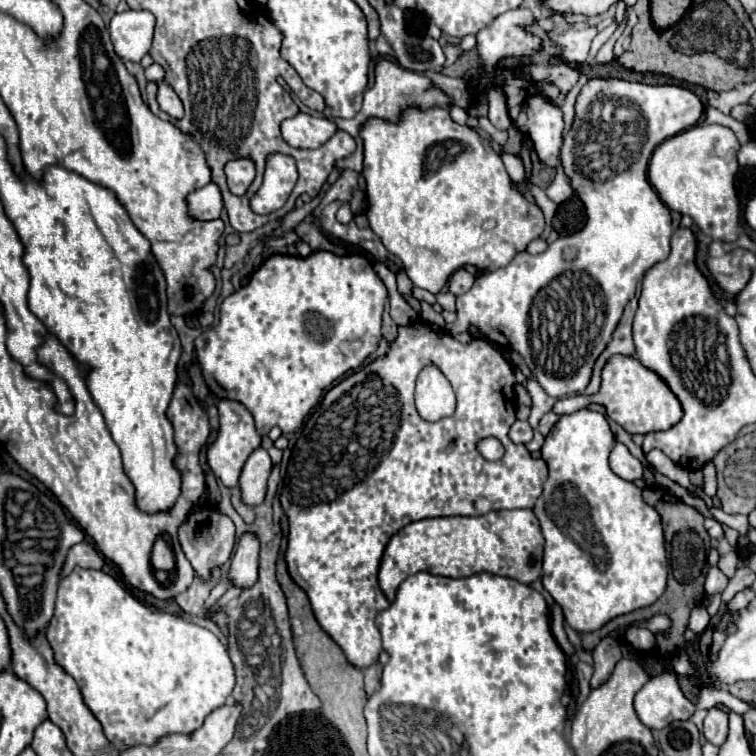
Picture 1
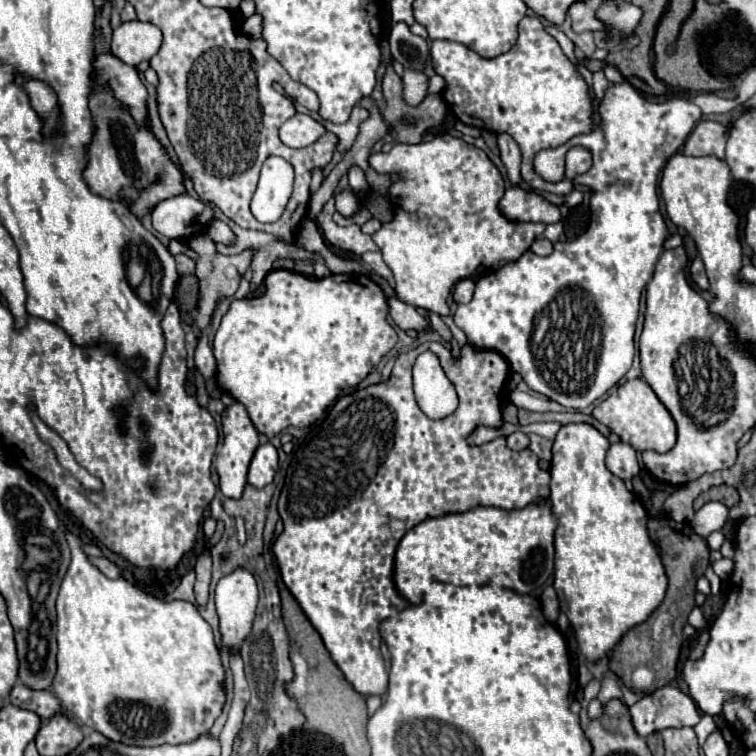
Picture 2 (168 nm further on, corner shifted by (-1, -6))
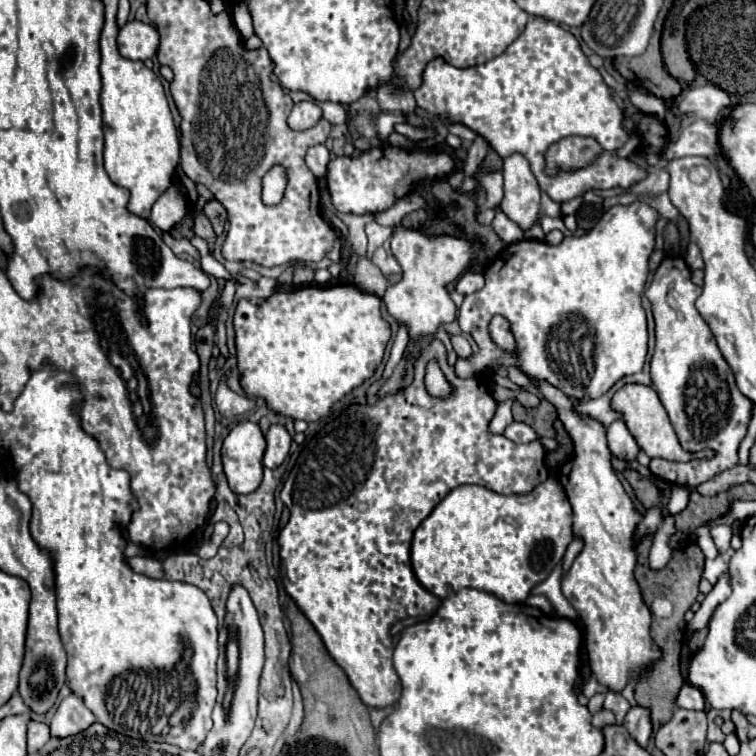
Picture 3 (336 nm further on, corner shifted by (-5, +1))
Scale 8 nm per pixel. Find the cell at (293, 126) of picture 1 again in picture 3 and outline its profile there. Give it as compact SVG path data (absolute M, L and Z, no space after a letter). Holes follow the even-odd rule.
M301 101L301 103L295 103L287 123L293 131L307 131L307 129L315 127L321 117L323 117L323 113L321 113L319 105L311 103L311 101Z

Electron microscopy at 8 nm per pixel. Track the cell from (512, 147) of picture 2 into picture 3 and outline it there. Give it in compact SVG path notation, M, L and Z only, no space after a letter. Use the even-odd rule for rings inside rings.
M511 153L503 159L505 175L505 197L501 209L509 219L513 219L521 229L535 225L539 217L539 185L533 179L527 159L521 153Z

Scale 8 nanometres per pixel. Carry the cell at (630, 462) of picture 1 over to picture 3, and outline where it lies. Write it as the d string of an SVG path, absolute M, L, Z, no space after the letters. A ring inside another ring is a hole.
M617 419L617 421L613 421L609 425L609 429L607 429L607 443L609 443L609 451L617 459L625 459L625 461L637 459L639 445L633 439L633 435L629 433L629 429L625 427L623 419Z

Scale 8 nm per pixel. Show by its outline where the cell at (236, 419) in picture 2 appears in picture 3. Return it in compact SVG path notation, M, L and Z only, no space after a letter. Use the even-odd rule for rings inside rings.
M237 423L225 437L221 457L233 493L251 493L259 487L263 477L263 451L265 437L257 423Z

